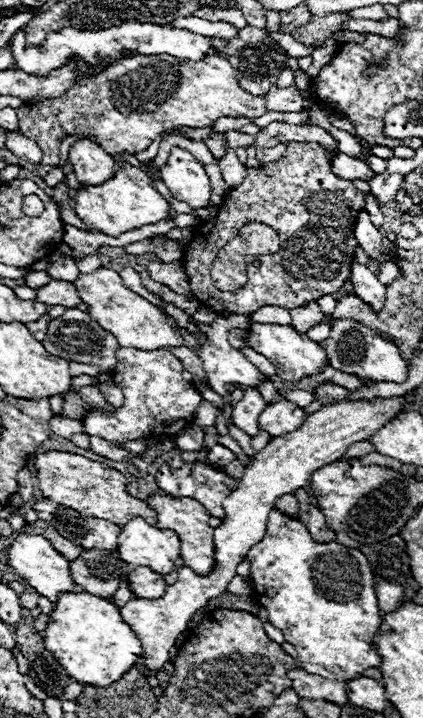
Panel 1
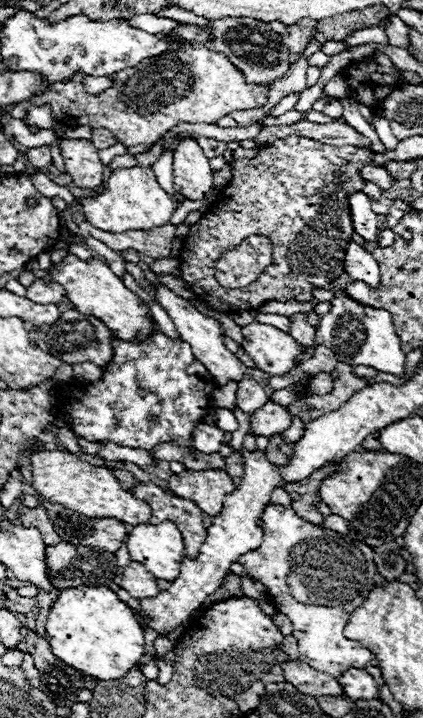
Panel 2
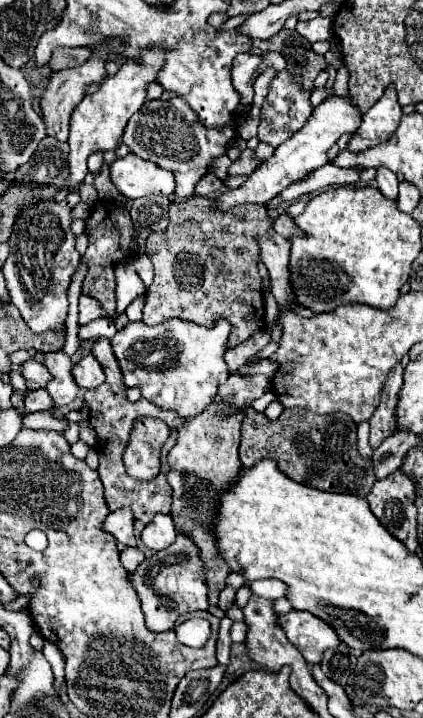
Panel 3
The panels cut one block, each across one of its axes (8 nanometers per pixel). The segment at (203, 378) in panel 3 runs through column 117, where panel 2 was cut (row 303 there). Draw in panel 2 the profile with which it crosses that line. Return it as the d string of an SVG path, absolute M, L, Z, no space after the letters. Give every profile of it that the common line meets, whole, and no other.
M334 298L330 312L320 318L316 328L314 348L322 344L336 354L338 362L346 362L350 366L370 366L378 372L404 376L406 356L400 348L400 338L394 332L392 316L386 310L374 310L346 298Z

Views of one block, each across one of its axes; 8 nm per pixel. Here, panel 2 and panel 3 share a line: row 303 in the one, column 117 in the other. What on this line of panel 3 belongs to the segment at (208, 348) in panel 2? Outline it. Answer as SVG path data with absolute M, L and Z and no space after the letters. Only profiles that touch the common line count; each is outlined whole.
M126 154L124 158L116 158L110 166L110 174L112 174L112 182L116 184L116 188L120 190L120 194L124 194L126 198L142 198L146 194L164 194L170 196L172 190L176 188L174 182L174 174L172 170L164 170L160 166L156 166L154 162L148 162L144 158L136 158L136 154Z

